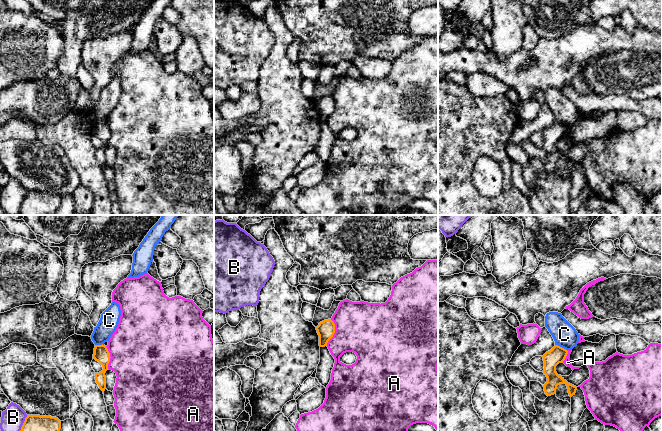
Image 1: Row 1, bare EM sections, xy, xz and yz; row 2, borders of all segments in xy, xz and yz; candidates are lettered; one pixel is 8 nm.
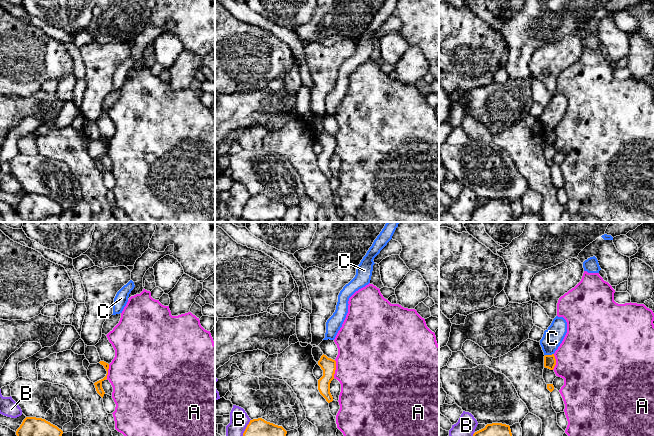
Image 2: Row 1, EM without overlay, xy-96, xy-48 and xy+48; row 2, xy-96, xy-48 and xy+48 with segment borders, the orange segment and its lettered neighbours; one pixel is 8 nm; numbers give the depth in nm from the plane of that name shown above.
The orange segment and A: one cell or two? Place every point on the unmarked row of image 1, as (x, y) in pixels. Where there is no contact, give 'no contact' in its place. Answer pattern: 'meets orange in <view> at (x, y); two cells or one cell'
meets orange in xz at (334, 108); two cells

